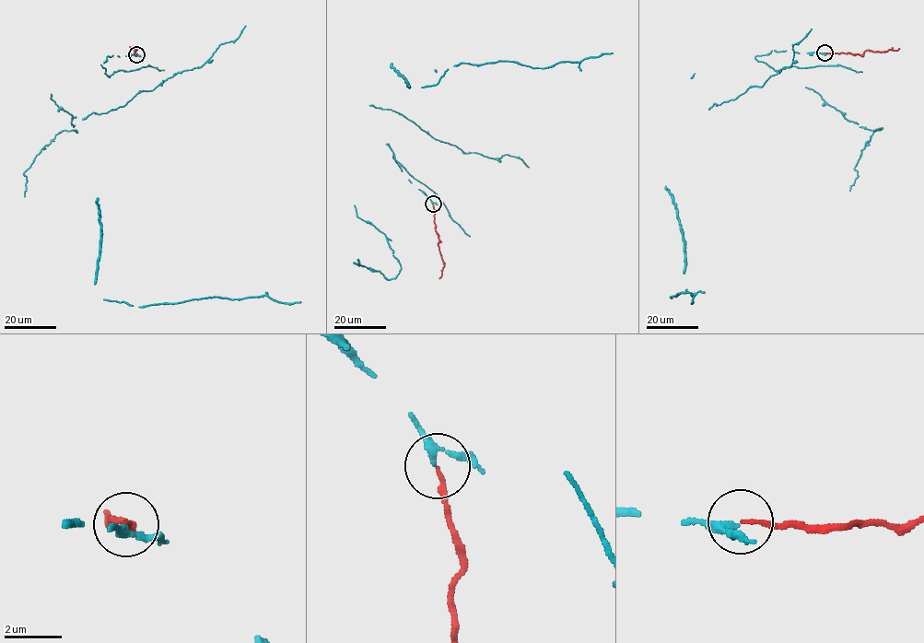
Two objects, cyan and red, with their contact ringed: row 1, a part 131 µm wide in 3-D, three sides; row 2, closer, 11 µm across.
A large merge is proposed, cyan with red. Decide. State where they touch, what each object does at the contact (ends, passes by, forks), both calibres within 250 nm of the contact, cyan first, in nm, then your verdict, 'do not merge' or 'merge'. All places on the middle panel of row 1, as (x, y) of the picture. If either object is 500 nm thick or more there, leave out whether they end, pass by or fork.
place (433, 204); cyan passes by; red ends; calibres 220 and 140 nm; merge

